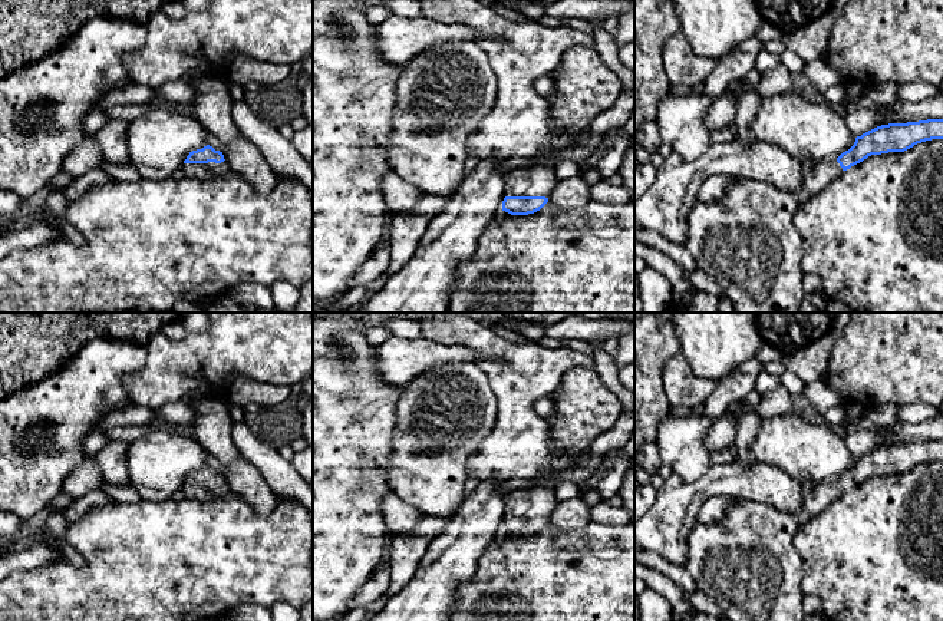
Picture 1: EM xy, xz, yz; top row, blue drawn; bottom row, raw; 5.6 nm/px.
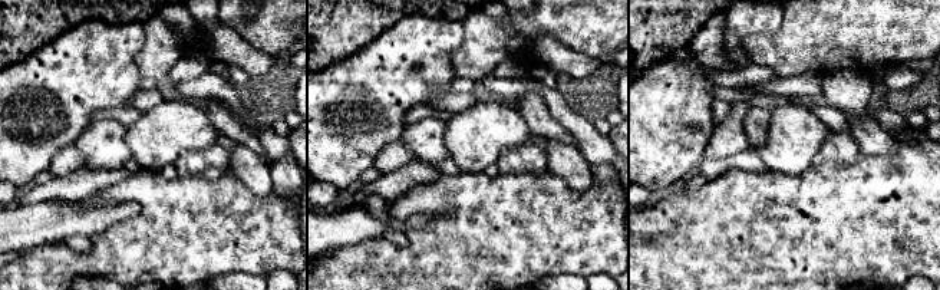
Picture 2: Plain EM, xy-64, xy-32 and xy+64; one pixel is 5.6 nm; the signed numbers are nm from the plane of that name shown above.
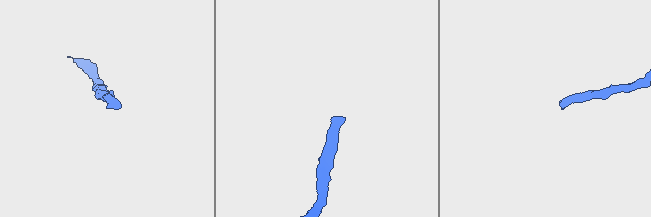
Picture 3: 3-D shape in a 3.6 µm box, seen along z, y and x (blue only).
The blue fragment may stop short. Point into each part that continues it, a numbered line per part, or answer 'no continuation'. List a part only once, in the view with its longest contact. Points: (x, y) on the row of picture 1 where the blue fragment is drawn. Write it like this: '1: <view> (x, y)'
1: xz (584, 86)

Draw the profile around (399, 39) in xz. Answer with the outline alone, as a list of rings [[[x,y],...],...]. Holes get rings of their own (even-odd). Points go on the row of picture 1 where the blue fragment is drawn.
[[[392,16],[376,24],[377,50],[390,65],[405,65],[415,54],[446,42],[475,42],[475,32],[462,23],[444,23],[425,16]]]

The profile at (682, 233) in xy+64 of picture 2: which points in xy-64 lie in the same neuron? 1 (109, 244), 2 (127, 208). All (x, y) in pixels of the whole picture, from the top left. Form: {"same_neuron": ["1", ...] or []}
{"same_neuron": ["1"]}

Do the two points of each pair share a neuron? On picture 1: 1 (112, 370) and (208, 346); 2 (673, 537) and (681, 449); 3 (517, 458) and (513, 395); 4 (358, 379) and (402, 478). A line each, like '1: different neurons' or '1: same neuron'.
1: different neurons
2: different neurons
3: same neuron
4: different neurons

